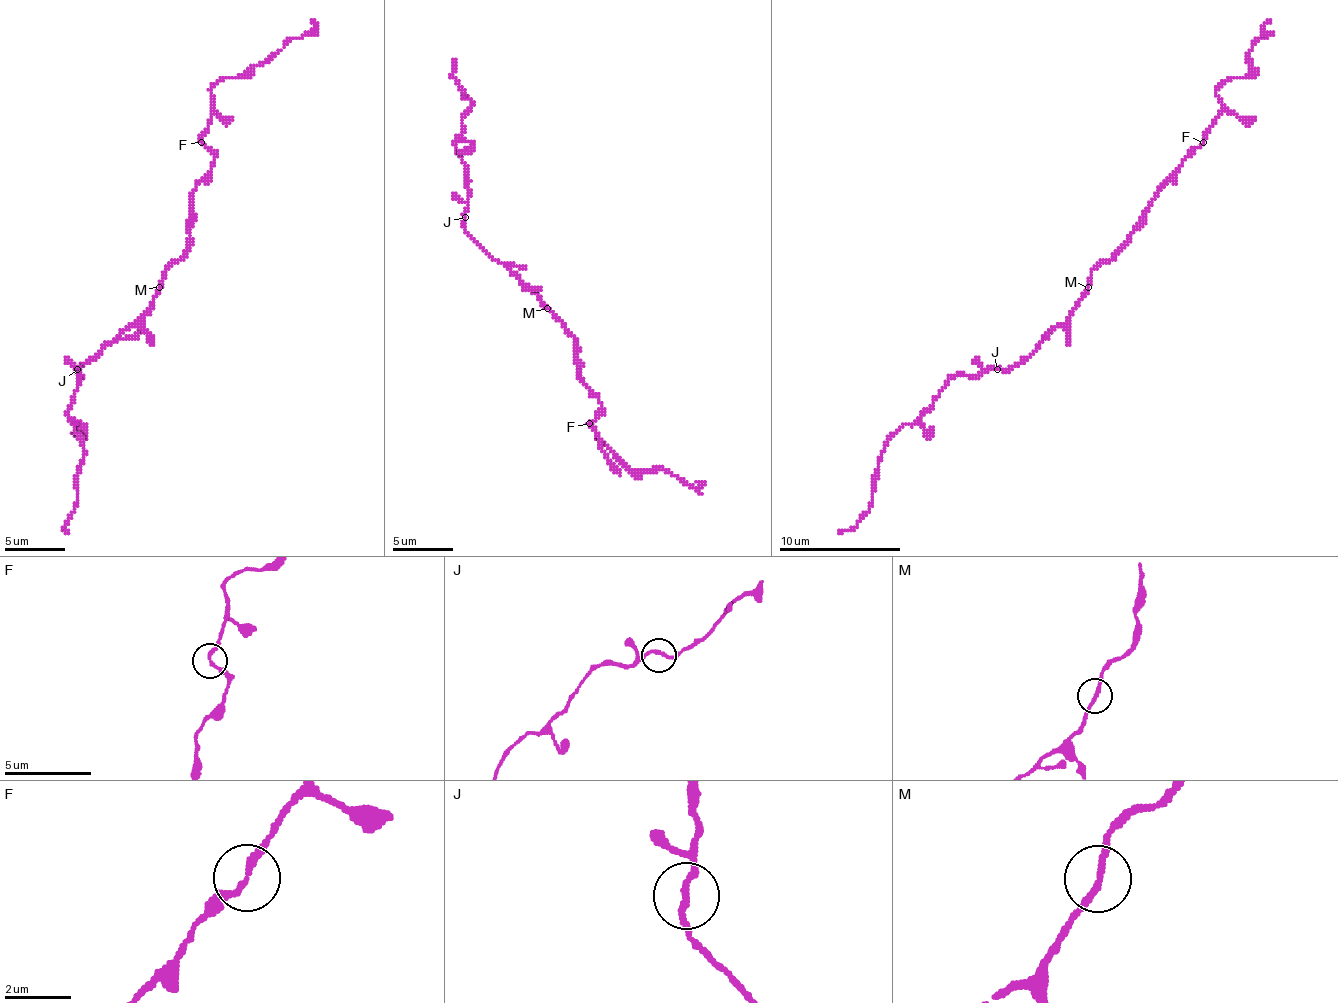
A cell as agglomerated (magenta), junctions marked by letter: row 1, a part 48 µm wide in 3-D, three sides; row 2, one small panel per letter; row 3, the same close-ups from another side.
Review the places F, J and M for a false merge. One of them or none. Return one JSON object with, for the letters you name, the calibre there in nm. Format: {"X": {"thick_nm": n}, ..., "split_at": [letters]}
{"split_at": []}

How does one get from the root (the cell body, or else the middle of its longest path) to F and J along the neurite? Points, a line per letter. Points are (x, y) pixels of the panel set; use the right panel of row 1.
F: (1088, 287), (1091, 272), (1115, 254), (1137, 226), (1161, 184), (1203, 141)
J: (1088, 287), (1073, 314), (1027, 357), (1009, 369), (997, 369)

